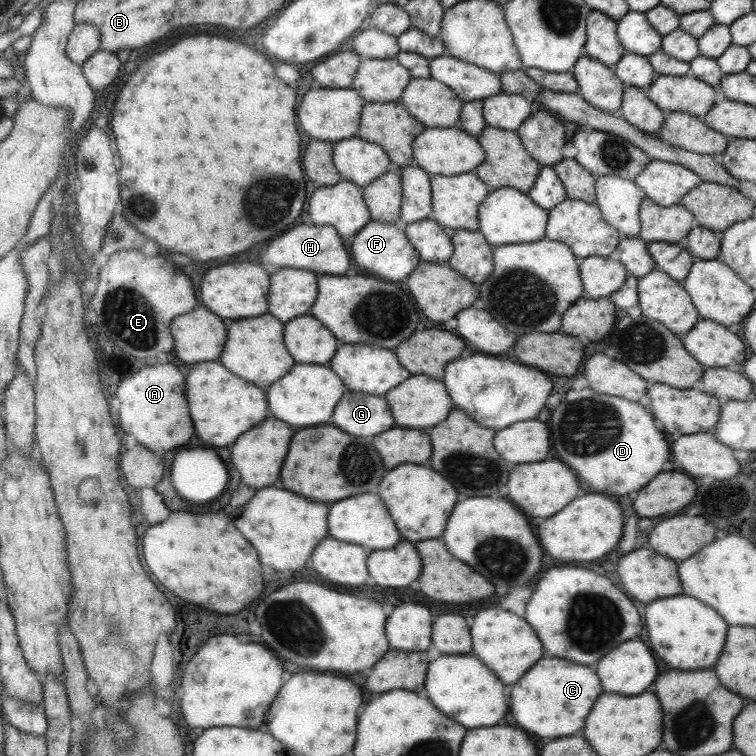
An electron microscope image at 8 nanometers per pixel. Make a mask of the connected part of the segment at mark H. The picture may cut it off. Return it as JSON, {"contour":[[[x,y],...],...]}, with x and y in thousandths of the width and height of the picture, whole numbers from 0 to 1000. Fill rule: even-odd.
{"contour":[[[396,296],[388,304],[372,310],[369,315],[364,315],[348,333],[345,333],[345,344],[361,352],[382,352],[382,354],[403,354],[403,357],[414,357],[414,360],[425,360],[425,362],[456,362],[456,357],[462,354],[466,343],[463,333],[456,331],[451,313],[446,310],[446,304],[435,298],[414,298]]]}

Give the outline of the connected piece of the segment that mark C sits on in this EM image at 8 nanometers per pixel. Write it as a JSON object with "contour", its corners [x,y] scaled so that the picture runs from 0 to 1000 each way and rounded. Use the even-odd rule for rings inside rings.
{"contour":[[[716,870],[679,905],[673,918],[673,942],[694,968],[718,976],[739,976],[771,963],[774,947],[792,918],[795,907],[782,884],[745,870]]]}

